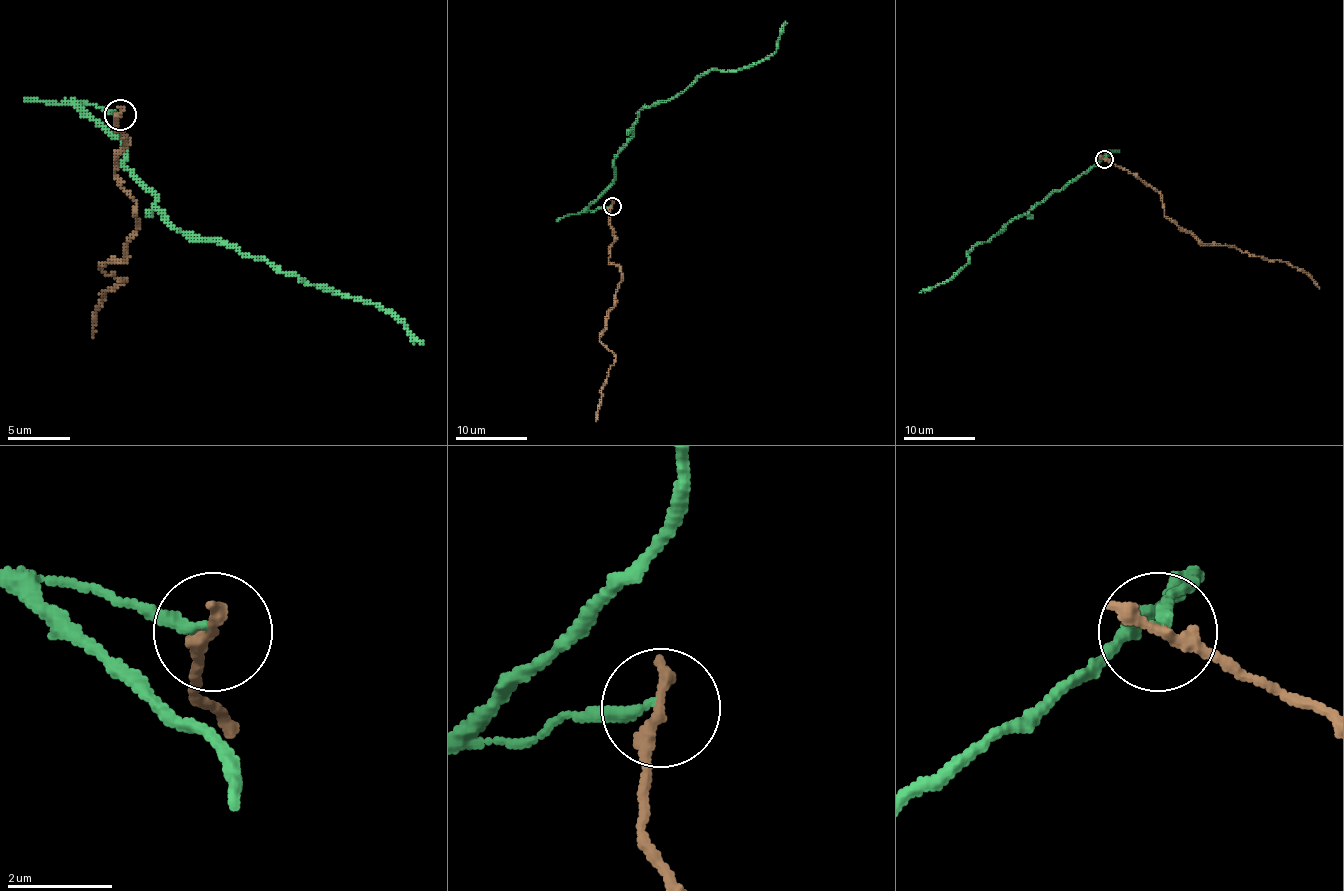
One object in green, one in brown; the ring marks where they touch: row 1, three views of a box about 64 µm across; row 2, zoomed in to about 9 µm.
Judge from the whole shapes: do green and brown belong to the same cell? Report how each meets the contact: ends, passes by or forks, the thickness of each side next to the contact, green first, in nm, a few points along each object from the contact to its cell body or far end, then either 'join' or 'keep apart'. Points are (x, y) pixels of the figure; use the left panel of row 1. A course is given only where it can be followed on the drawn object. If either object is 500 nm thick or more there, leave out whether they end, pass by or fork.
green ends | brown ends | 200/340 nm | green via (121, 113), (80, 107), (121, 141), (124, 166), (171, 222), (388, 309), (420, 344) | brown via (121, 113), (115, 172), (136, 229), (124, 260), (99, 269), (127, 281), (102, 294), (93, 337) | keep apart

